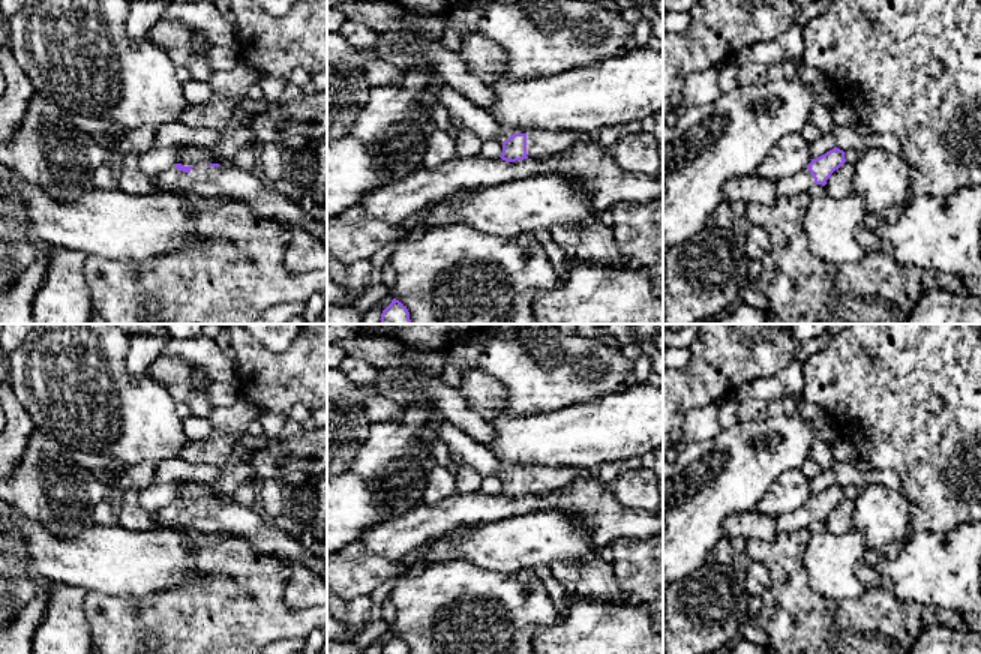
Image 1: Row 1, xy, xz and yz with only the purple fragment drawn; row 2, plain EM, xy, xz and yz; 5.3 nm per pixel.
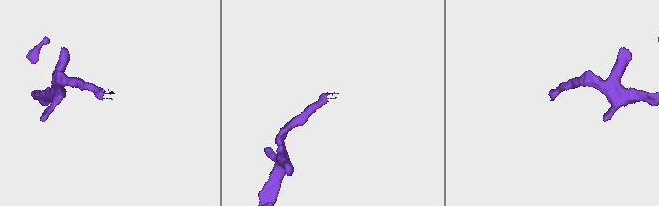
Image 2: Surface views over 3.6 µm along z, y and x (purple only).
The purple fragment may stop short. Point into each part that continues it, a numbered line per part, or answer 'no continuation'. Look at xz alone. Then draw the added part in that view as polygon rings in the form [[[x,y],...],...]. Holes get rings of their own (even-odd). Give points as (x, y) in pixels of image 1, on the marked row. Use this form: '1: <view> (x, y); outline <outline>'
1: xz (539, 143); outline [[[508,126],[500,128],[502,142],[514,134],[526,135],[526,156],[530,159],[550,156],[568,150],[580,138],[580,132],[573,130],[519,130]]]

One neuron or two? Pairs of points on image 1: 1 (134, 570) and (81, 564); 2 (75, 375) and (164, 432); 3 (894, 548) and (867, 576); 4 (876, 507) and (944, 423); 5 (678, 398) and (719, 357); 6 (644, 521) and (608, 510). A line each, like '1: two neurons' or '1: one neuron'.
1: one neuron
2: one neuron
3: one neuron
4: two neurons
5: one neuron
6: one neuron

